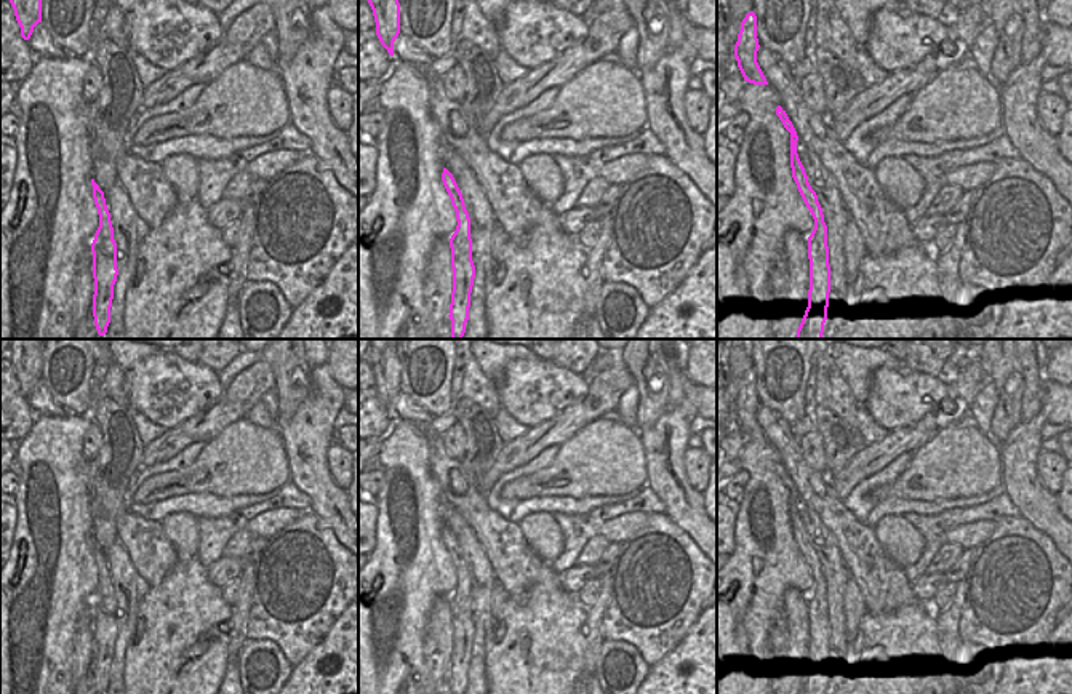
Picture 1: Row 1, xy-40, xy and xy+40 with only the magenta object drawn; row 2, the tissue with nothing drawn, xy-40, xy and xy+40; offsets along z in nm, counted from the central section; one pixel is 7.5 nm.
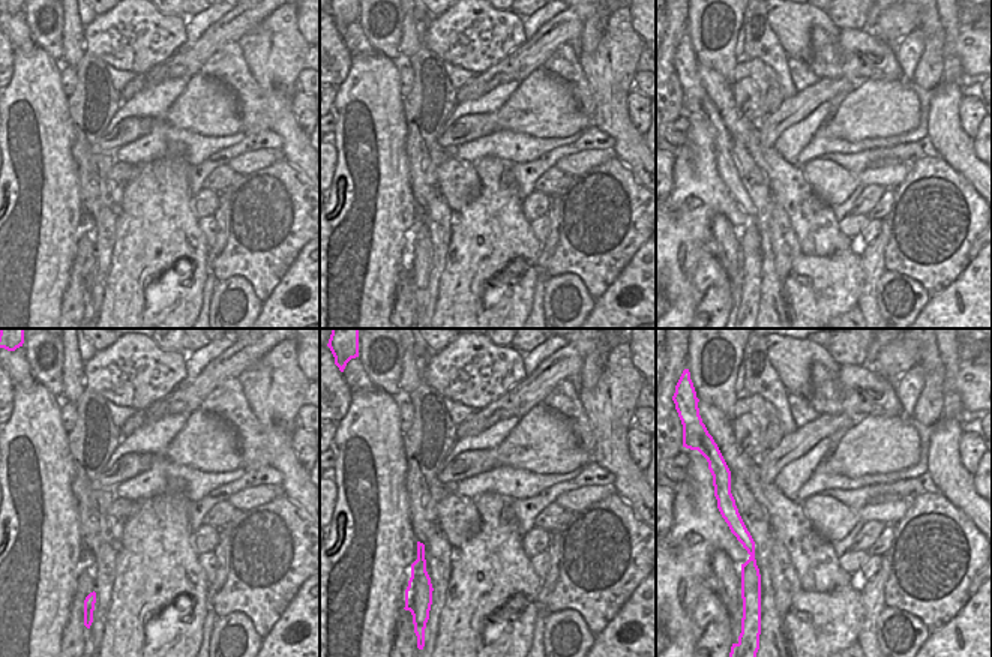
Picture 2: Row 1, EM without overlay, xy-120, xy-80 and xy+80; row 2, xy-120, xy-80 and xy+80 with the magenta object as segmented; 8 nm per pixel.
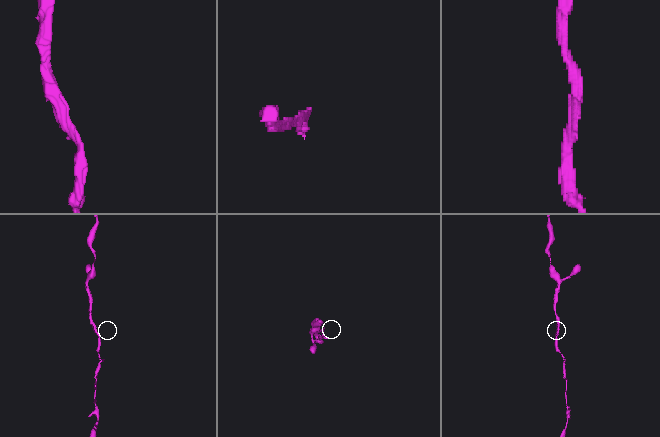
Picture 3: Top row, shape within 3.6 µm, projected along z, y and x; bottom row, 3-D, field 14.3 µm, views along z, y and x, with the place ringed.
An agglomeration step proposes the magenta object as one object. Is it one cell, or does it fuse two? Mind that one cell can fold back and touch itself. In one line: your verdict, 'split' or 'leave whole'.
leave whole

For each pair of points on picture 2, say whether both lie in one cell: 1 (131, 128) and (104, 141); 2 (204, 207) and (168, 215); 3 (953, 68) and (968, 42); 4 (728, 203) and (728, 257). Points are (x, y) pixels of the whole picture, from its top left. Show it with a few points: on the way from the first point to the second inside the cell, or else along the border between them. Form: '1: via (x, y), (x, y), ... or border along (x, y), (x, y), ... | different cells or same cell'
1: via (125, 132), (110, 141) | same cell
2: border along (191, 197), (191, 210), (198, 218) | different cells
3: border along (962, 29), (955, 44), (955, 56), (964, 72) | different cells
4: border along (710, 216), (721, 215), (740, 230) | different cells

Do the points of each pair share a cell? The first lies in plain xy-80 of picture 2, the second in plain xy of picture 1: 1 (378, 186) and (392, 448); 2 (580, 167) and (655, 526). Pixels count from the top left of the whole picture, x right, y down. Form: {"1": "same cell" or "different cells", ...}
{"1": "same cell", "2": "different cells"}

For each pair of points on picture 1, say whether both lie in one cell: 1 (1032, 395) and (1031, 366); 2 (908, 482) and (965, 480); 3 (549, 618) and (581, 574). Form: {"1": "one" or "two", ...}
{"1": "one", "2": "one", "3": "two"}

